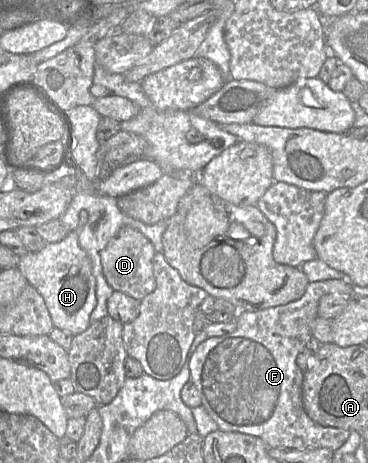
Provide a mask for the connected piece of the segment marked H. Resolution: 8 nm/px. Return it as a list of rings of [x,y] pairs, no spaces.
[[[82,210],[75,231],[69,231],[60,242],[48,243],[38,252],[28,252],[21,256],[17,266],[28,283],[43,297],[54,327],[73,336],[84,332],[89,327],[91,324],[89,317],[96,306],[96,281],[91,261],[78,242],[78,235],[87,219],[87,211]]]

